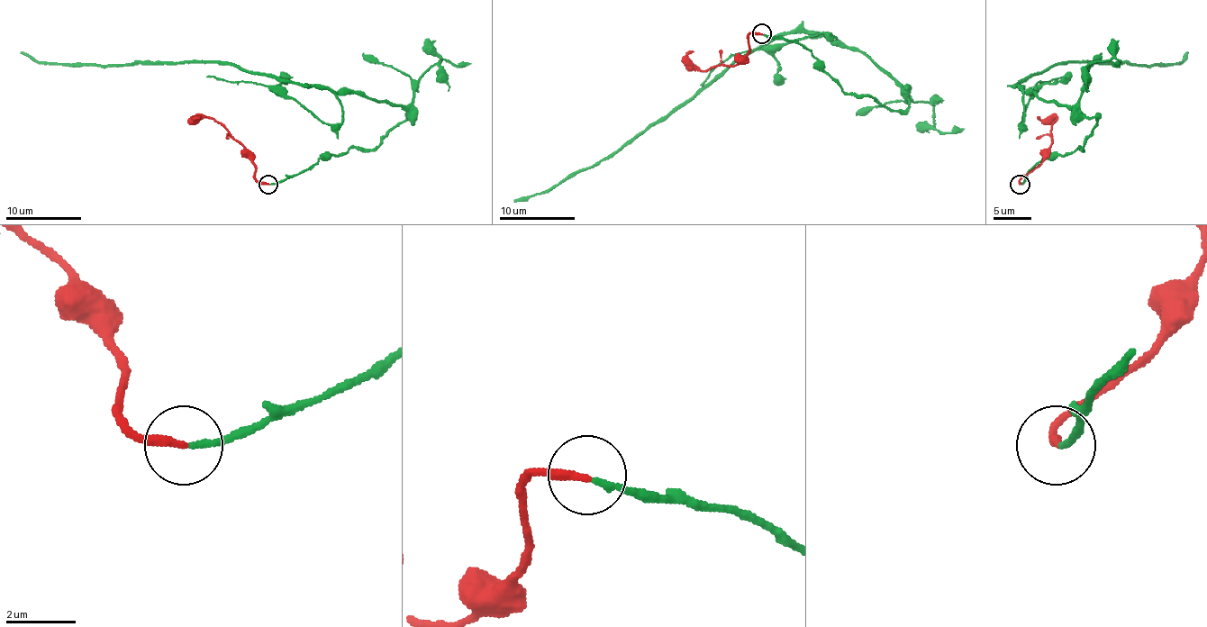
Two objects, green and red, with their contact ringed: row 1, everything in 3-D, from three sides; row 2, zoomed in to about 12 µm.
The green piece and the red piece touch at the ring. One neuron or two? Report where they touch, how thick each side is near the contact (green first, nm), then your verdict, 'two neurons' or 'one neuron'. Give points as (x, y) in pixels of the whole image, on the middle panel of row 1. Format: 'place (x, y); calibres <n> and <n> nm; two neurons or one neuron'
place (762, 33); calibres 170 and 240 nm; one neuron

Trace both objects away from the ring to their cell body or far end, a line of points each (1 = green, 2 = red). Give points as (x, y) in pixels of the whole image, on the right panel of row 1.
1: (1021, 185), (1044, 158), (1082, 149), (1097, 123), (1046, 103), (1021, 82), (1065, 63), (1177, 65), (1188, 51)
2: (1020, 185), (1051, 144), (1051, 125), (1057, 118), (1036, 118)

